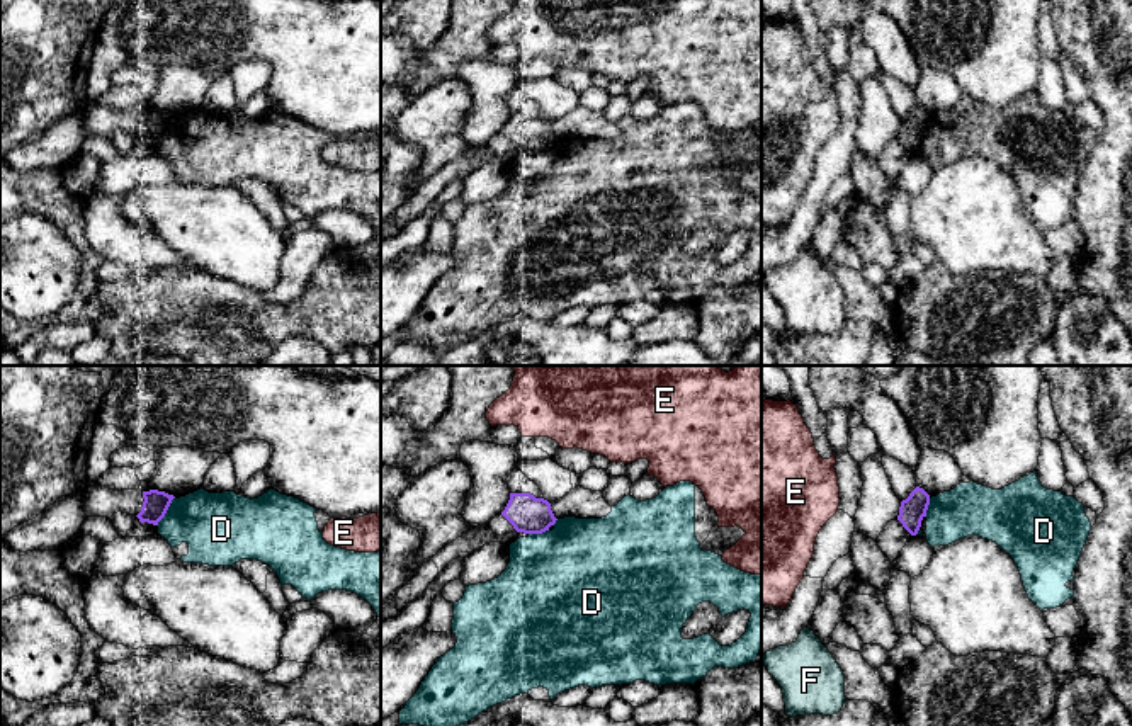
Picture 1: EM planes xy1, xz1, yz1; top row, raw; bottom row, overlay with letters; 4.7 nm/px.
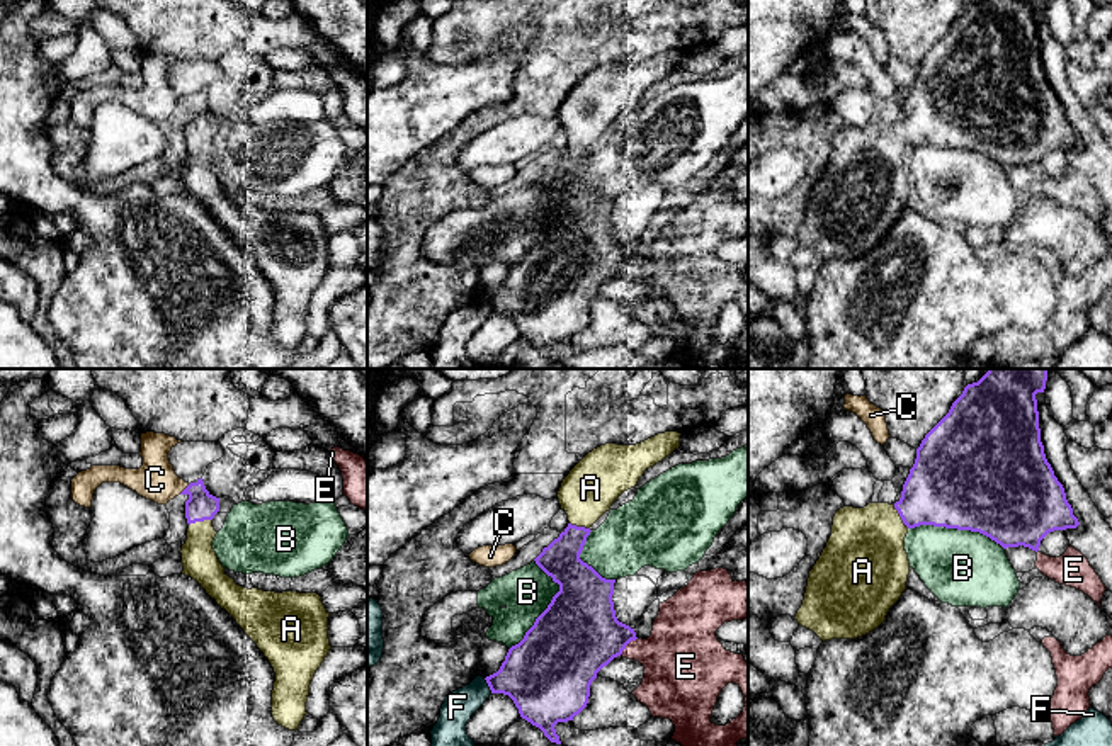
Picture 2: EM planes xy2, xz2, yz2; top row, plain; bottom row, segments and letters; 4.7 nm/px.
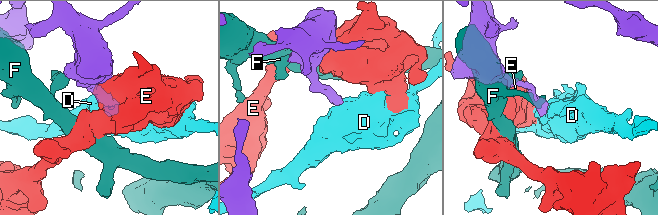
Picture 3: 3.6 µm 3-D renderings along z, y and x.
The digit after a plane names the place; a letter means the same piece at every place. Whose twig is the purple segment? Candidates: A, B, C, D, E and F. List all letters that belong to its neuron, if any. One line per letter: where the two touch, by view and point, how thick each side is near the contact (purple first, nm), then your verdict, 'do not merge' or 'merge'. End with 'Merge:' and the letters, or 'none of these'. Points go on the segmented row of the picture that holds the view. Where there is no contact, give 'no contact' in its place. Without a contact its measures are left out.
A: xy2 (199, 520) | 140/170 nm | merge
B: xz2 (548, 605) | 380/240 nm | do not merge
C: xy2 (186, 488) | 140/190 nm | do not merge
D: xy1 (167, 509) | 120/320 nm | do not merge
E: xz2 (626, 644) | 380/320 nm | do not merge
F: xz2 (488, 685) | 360/150 nm | do not merge
Merge: A

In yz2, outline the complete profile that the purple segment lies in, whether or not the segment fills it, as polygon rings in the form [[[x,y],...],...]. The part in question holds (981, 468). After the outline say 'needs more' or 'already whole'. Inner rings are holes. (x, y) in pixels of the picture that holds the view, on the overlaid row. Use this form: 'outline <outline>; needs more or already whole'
outline [[[988,369],[978,382],[964,387],[949,413],[925,435],[894,505],[840,508],[826,547],[809,571],[797,624],[823,642],[857,639],[877,629],[906,590],[905,537],[910,528],[971,530],[1003,549],[1024,545],[1035,552],[1049,532],[1076,528],[1080,522],[1041,442],[1035,394],[1044,393],[1046,381],[1047,369]]]; needs more

